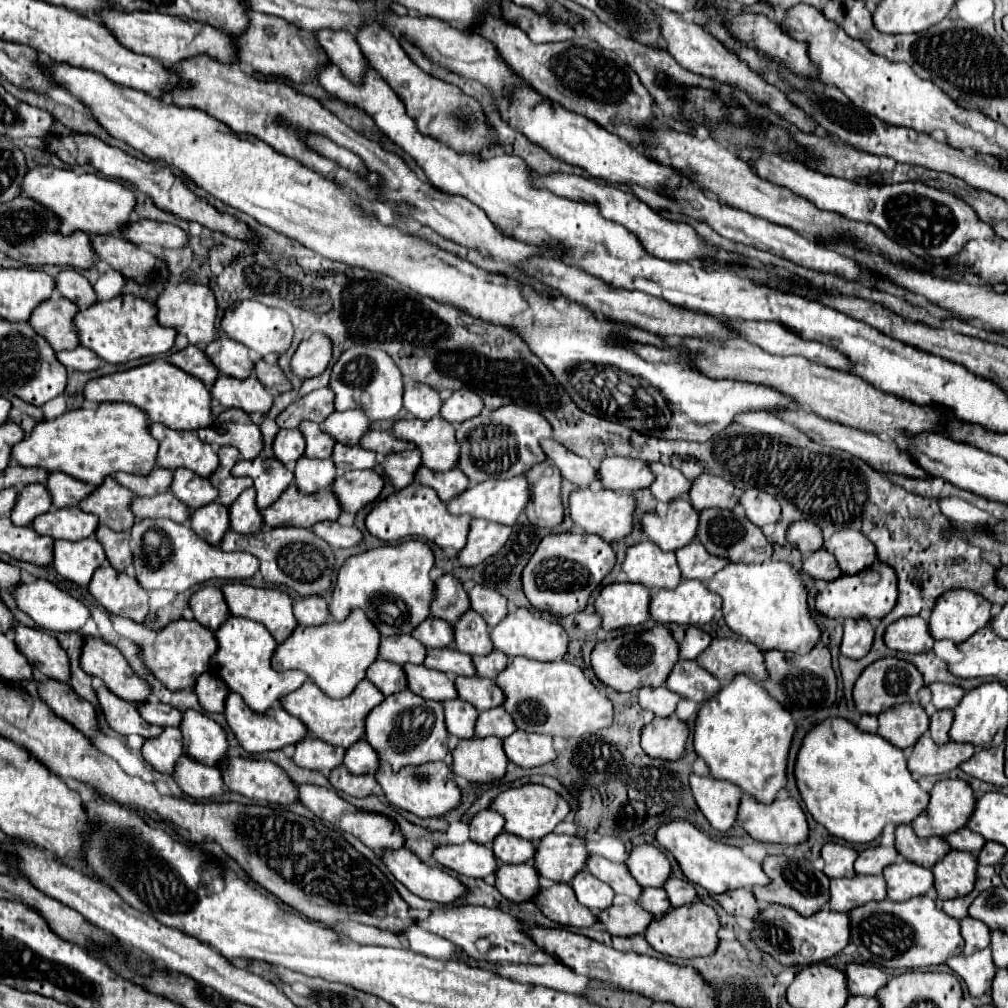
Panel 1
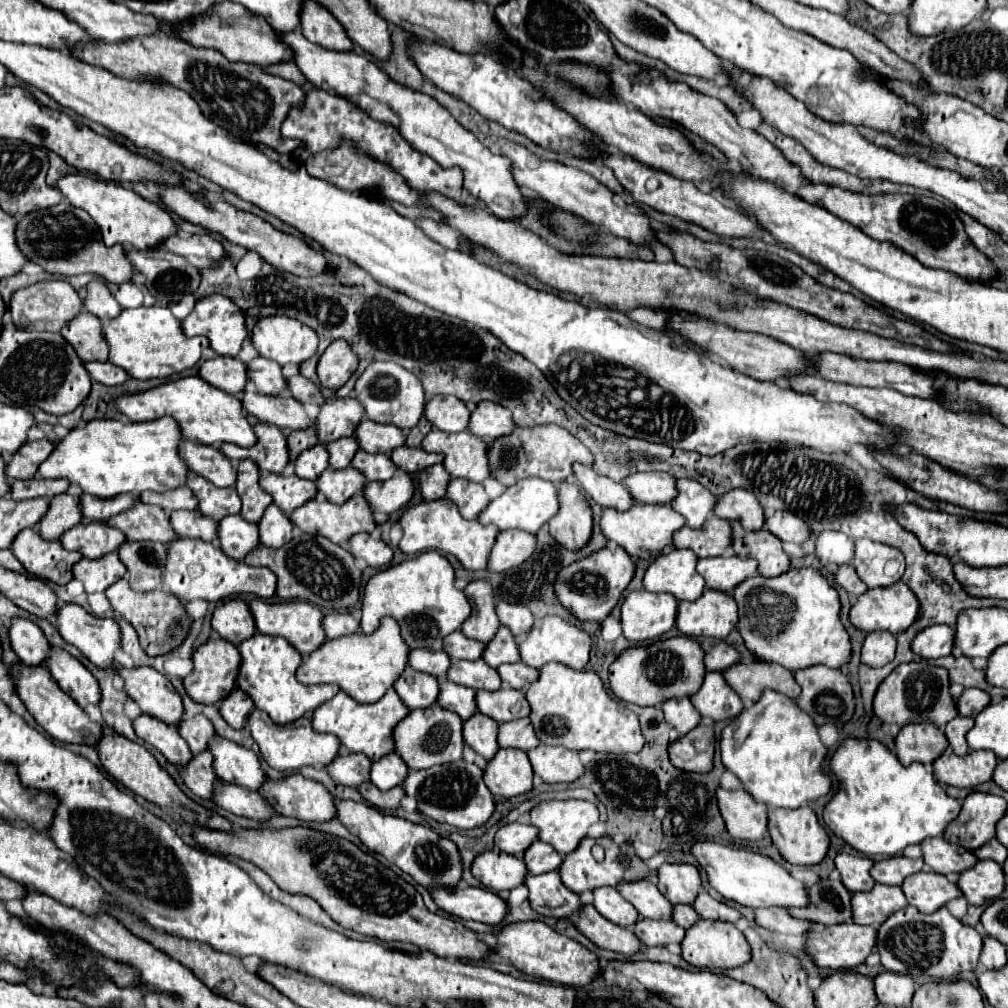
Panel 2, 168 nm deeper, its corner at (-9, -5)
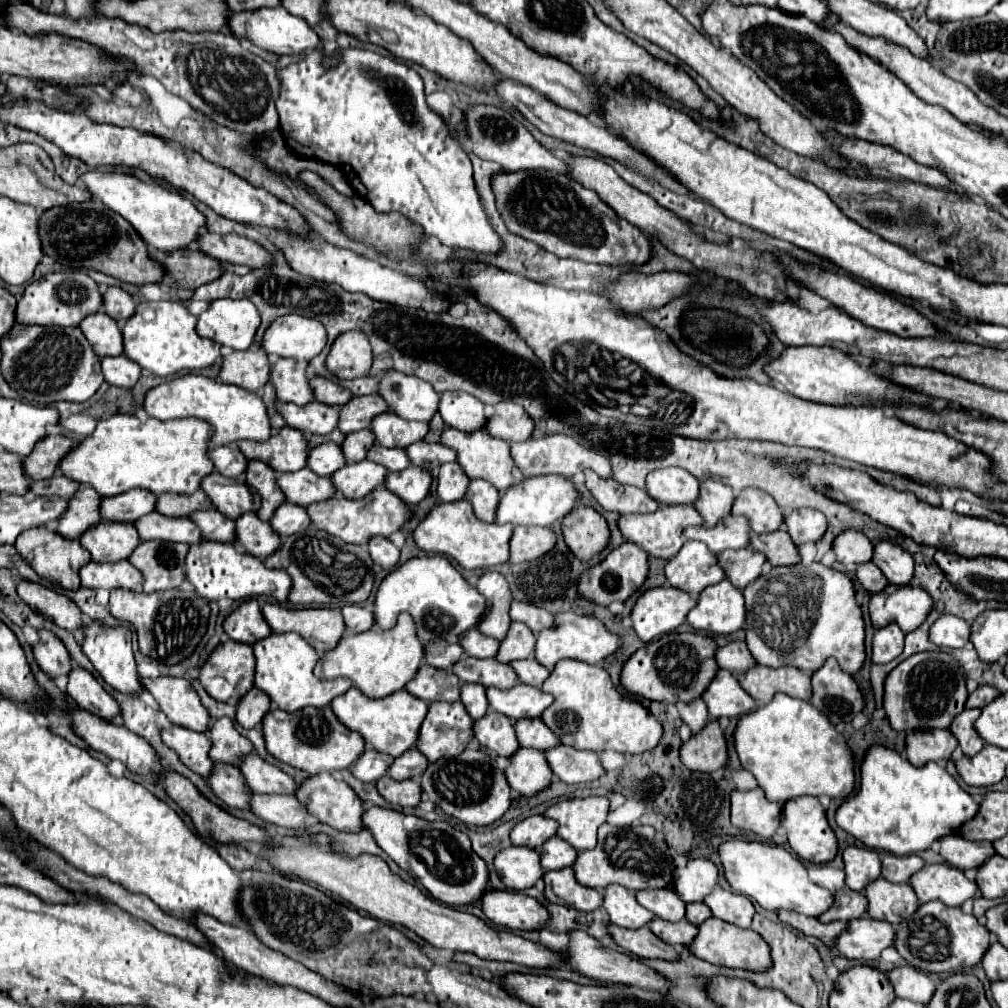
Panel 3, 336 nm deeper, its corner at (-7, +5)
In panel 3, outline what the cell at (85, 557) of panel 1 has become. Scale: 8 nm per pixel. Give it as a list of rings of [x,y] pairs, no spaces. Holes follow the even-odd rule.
[[[88,562],[82,570],[80,570],[80,578],[82,578],[82,586],[86,588],[104,588],[104,590],[116,590],[116,588],[124,588],[124,590],[138,590],[144,582],[142,572],[136,570],[130,562]]]

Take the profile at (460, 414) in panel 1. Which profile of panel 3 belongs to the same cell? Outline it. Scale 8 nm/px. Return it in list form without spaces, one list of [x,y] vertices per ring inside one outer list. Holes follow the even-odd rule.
[[[500,402],[494,406],[494,414],[488,420],[488,434],[506,442],[524,442],[534,432],[534,420],[530,414],[512,402]]]

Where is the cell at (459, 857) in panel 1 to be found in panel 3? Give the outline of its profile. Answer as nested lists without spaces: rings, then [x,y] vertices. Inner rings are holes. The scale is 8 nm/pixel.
[[[510,846],[510,850],[502,850],[494,862],[502,882],[516,892],[532,888],[544,876],[540,854],[532,848]]]

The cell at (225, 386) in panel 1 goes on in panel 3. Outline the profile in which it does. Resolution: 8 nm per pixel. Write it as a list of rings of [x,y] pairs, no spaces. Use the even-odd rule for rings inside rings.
[[[278,402],[278,410],[282,412],[288,426],[320,436],[330,434],[338,426],[338,418],[340,418],[340,410],[336,406],[328,406],[322,402],[312,402],[310,406]]]

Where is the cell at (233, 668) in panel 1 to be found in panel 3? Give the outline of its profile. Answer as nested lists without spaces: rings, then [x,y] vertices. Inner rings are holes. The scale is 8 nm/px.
[[[272,634],[262,642],[254,644],[256,654],[256,688],[266,692],[272,702],[286,712],[296,712],[306,706],[330,706],[336,696],[346,694],[354,684],[348,678],[320,680],[312,674],[316,662],[320,660],[318,652],[298,634]]]

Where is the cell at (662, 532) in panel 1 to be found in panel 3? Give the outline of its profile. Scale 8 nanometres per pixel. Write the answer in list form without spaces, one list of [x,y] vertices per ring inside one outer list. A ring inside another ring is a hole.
[[[726,516],[722,526],[690,526],[684,530],[686,540],[704,542],[714,554],[720,554],[728,548],[746,548],[750,544],[750,524],[742,516]]]

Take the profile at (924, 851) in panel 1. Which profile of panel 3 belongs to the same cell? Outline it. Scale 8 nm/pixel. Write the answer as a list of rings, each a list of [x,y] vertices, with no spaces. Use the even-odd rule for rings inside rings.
[[[952,834],[950,838],[942,838],[940,854],[946,858],[948,864],[960,870],[968,870],[980,868],[988,858],[996,854],[996,850],[992,842],[970,842],[958,834]]]

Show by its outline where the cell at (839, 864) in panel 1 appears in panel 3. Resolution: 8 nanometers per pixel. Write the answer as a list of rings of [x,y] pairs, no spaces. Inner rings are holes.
[[[850,846],[844,850],[846,864],[846,886],[854,892],[864,890],[870,882],[878,880],[882,874],[880,854],[870,848]]]

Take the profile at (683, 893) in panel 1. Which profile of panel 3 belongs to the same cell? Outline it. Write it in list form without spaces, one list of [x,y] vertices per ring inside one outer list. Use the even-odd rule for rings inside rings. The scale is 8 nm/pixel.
[[[718,888],[714,890],[714,894],[710,894],[710,898],[706,898],[704,904],[712,910],[716,918],[730,922],[738,928],[750,928],[752,924],[754,906],[746,896]]]

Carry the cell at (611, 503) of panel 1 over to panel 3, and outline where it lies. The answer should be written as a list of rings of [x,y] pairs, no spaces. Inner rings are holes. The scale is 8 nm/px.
[[[662,504],[660,510],[656,510],[654,514],[628,514],[628,516],[620,516],[618,520],[620,532],[628,542],[638,544],[642,550],[648,552],[648,556],[656,556],[664,560],[674,558],[682,548],[684,544],[682,532],[686,526],[702,526],[702,524],[704,520],[694,506],[662,506]]]

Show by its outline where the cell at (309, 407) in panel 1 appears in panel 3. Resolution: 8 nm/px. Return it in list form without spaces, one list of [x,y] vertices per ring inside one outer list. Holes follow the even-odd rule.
[[[354,396],[354,402],[348,402],[346,406],[340,408],[340,422],[338,428],[344,434],[352,434],[364,428],[370,428],[370,422],[378,416],[388,412],[388,404],[384,402],[382,396]]]

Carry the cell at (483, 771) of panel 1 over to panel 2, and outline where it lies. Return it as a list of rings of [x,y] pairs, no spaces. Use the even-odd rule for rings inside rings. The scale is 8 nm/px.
[[[500,748],[494,754],[494,758],[488,760],[488,764],[484,766],[484,782],[494,796],[510,798],[510,796],[524,794],[532,788],[532,778],[534,778],[534,772],[526,760],[526,752],[520,752],[516,748]]]

